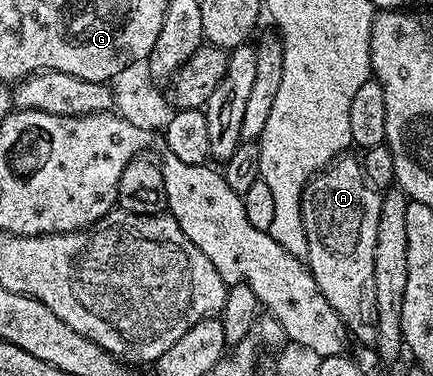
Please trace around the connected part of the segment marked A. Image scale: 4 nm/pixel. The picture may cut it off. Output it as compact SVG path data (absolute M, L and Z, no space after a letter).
M342 155L310 178L301 195L303 226L307 230L307 263L317 288L345 323L348 335L361 344L373 346L377 342L375 238L379 235L382 193L369 183L362 161L349 155Z

